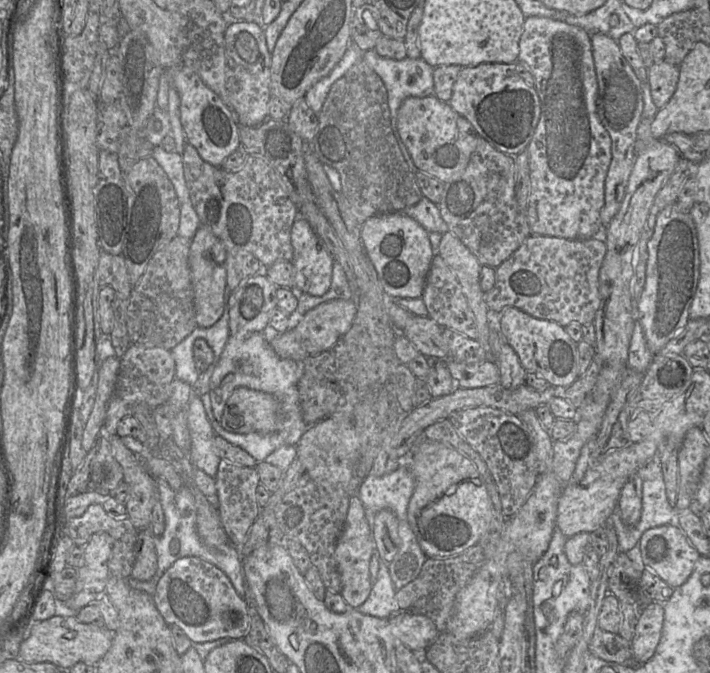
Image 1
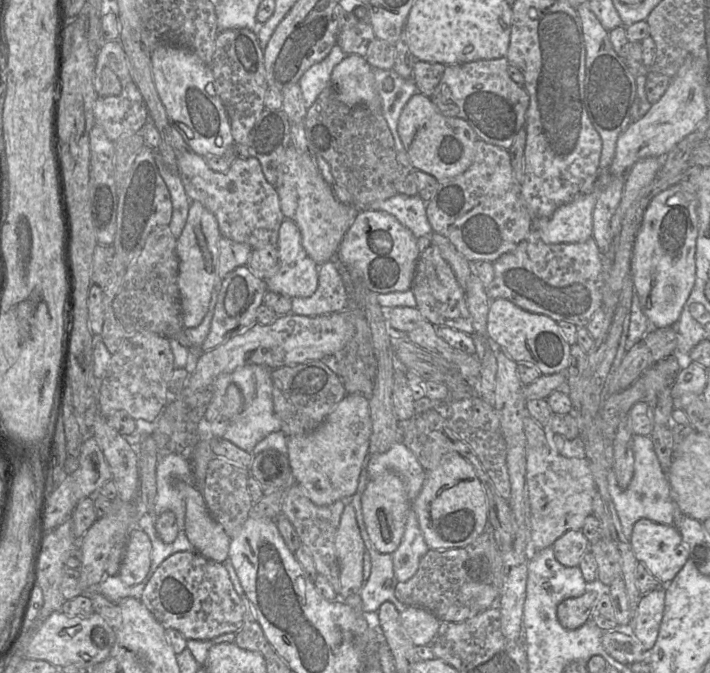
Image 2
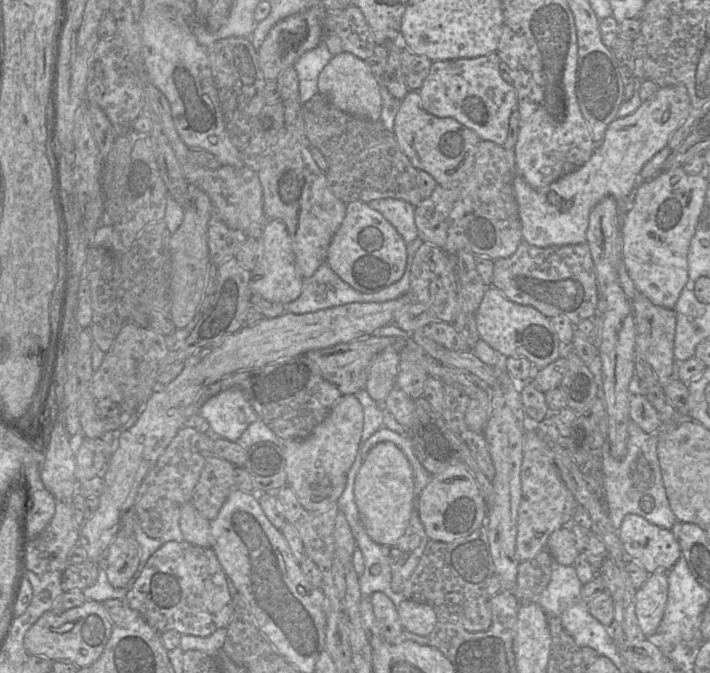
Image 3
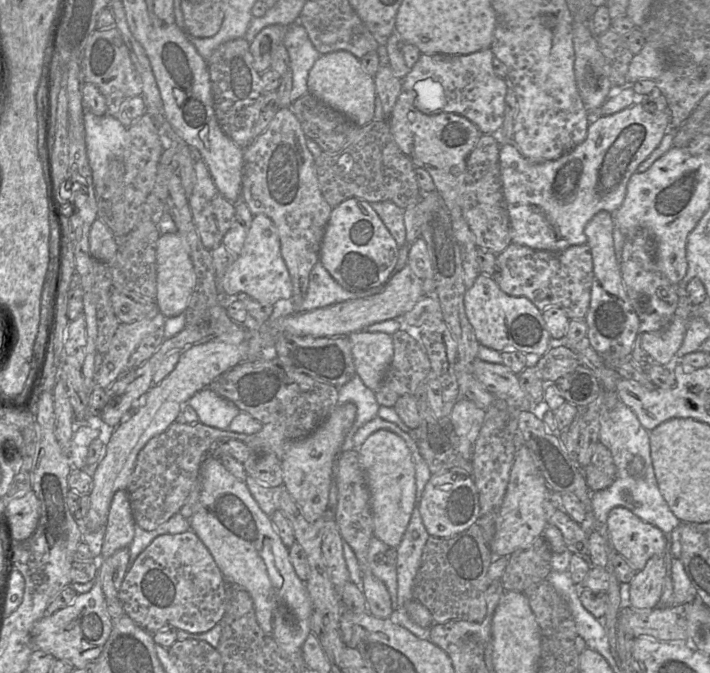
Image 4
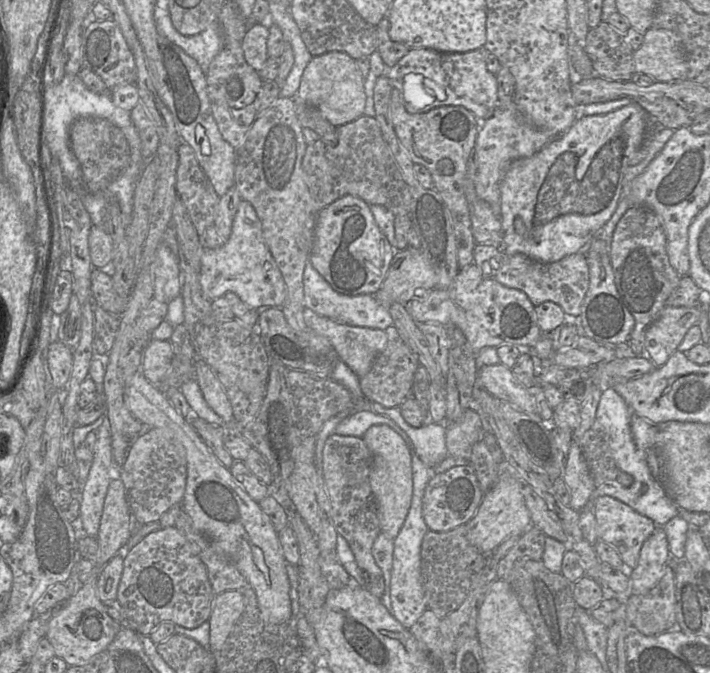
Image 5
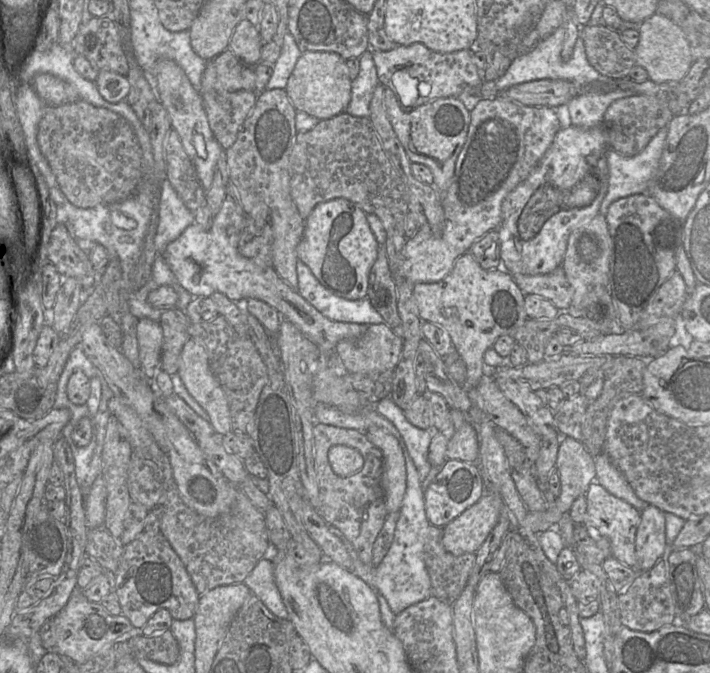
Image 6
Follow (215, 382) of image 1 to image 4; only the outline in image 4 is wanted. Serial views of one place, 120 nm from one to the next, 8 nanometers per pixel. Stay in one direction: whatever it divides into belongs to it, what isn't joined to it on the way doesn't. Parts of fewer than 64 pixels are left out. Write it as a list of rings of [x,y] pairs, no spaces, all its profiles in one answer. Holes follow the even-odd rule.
[[[210,388],[200,390],[187,403],[195,409],[201,423],[221,430],[228,430],[232,420],[241,412],[234,403]]]

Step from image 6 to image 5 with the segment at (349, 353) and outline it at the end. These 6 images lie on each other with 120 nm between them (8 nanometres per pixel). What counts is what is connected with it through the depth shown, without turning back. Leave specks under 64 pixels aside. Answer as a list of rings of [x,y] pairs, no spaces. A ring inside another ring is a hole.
[[[389,326],[385,332],[388,338],[387,345],[374,359],[370,371],[360,378],[360,386],[369,401],[379,403],[386,408],[400,407],[412,396],[414,375],[421,364],[403,342],[395,326]]]

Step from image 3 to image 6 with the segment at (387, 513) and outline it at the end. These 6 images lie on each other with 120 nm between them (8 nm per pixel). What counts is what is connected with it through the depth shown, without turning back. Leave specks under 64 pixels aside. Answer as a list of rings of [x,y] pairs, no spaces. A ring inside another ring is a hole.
[[[369,428],[366,437],[383,456],[382,487],[387,512],[399,512],[407,488],[403,449],[396,437],[380,428]]]

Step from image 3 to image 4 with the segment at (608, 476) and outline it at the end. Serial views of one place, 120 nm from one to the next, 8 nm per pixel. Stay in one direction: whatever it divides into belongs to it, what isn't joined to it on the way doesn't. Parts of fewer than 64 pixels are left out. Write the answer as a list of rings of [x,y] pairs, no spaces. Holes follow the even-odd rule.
[[[619,401],[611,409],[602,408],[599,441],[610,450],[617,471],[616,479],[611,486],[592,493],[592,511],[598,525],[606,525],[609,512],[614,507],[627,508],[666,534],[667,551],[671,551],[672,557],[681,558],[681,521],[671,511],[659,490],[652,464],[649,431],[641,425],[636,414]],[[624,491],[630,491],[631,501],[625,500]]]

